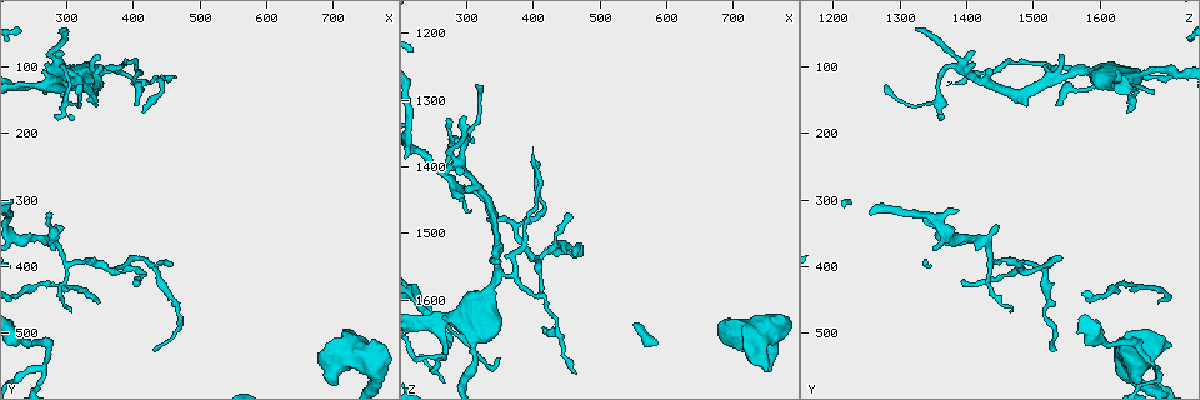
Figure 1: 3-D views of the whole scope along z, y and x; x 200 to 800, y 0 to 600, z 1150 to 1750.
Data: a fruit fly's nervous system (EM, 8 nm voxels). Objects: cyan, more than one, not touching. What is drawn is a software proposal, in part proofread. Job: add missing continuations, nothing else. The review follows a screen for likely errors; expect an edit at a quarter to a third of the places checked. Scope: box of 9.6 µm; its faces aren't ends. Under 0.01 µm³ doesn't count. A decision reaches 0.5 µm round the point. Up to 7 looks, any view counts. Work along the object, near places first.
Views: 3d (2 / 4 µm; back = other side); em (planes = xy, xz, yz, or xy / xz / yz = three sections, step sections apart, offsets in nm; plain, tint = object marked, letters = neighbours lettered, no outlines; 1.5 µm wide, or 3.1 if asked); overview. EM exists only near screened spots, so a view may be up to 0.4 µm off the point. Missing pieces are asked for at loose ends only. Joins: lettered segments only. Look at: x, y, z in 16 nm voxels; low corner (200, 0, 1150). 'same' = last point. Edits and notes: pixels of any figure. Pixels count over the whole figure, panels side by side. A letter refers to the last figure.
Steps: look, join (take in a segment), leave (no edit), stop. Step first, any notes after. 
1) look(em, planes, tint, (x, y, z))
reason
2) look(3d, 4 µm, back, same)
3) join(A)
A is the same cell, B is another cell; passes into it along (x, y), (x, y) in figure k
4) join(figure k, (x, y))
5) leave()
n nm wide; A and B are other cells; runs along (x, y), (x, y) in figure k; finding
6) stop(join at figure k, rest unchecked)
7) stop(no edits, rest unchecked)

look(3d, 2 µm, (745, 520, 1705))
stops while still wide

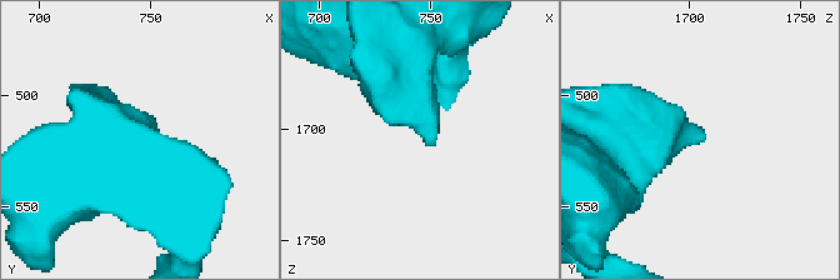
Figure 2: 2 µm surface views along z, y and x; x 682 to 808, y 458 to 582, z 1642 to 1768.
look(em, xy, step 8, tint, (750, 520, 1707))

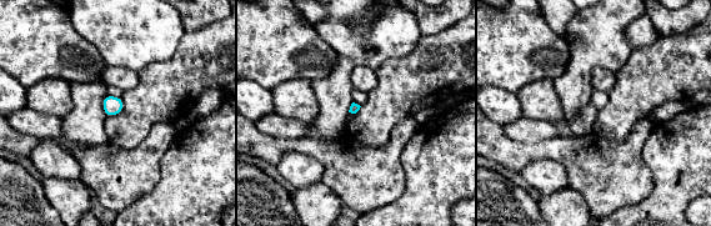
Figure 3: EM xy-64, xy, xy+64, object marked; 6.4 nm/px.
look(em, planes, letters, same)

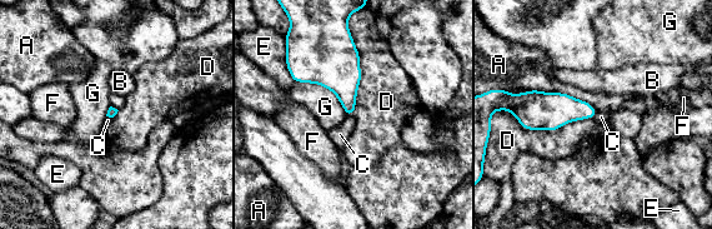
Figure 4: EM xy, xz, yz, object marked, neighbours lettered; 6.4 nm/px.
leave()
A, B, C, D, E, F and G are other cells; border along (507, 110), (525, 129), (593, 117) in figure 4; none of them fits

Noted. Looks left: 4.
look(em, yz, step 8, letters, (265, 145, 1680))

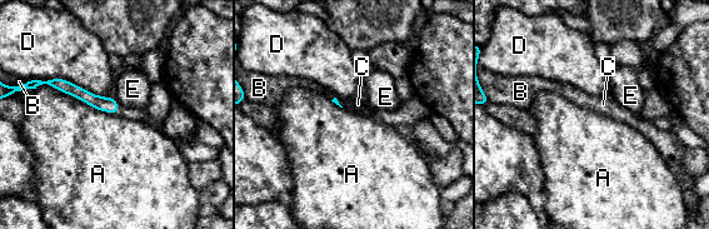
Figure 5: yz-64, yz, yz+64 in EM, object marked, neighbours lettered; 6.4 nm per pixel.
look(em, planes, letters, same)

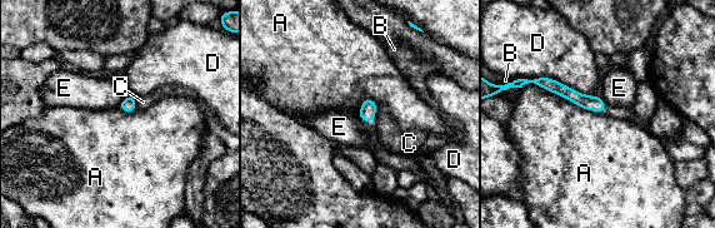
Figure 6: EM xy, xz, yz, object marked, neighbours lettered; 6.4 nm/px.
leave()
A, B, C, D and E are other cells; runs along (539, 82), (554, 85), (601, 108) in figure 6; none of them fits

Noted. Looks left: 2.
look(em, xy, step 8, letters, (265, 95, 1415))
three-way junction

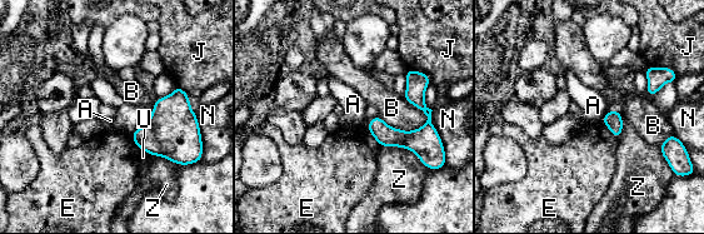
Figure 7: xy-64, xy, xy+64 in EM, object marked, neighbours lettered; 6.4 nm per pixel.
look(em, planes, letters, same)
cut it another way

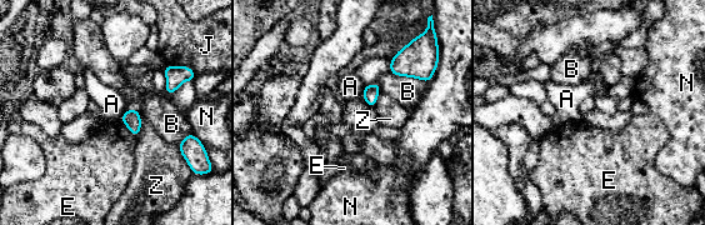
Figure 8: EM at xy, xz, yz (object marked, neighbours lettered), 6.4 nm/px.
leave()
B touches over 280 nm; A, B, E, J, N and Z are other cells; border along (119, 120), (135, 138) in figure 8; none of them fits

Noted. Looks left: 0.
stop(no edits, rest unchecked)

